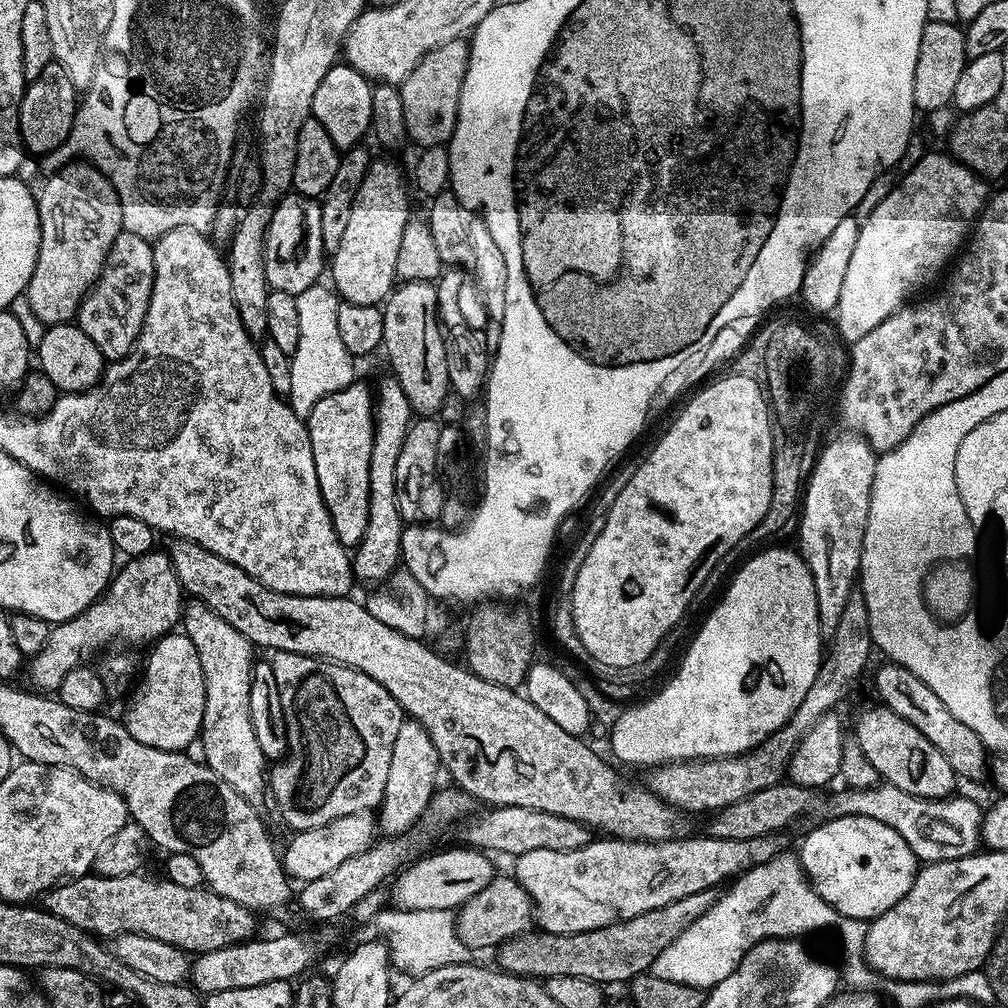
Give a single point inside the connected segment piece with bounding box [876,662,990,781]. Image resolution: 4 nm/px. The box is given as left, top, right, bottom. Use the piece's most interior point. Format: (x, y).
(905, 694)

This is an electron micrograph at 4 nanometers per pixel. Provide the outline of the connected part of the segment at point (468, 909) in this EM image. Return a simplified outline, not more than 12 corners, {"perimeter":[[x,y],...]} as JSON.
{"perimeter":[[493,875],[455,913],[470,950],[499,949],[534,924],[530,894]]}

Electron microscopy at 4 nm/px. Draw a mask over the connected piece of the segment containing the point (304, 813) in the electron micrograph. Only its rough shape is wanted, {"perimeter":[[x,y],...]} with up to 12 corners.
{"perimeter":[[272,652],[293,833],[379,809],[406,713],[357,668]]}

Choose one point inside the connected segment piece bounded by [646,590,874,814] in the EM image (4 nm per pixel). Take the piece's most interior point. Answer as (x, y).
(706, 785)

